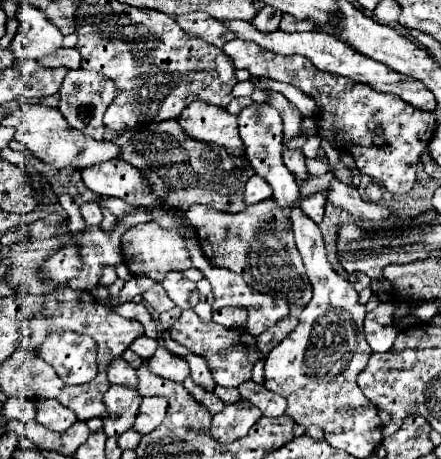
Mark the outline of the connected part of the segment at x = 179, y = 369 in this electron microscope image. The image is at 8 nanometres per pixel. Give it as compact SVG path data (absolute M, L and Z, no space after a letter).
M158 347L156 355L148 361L148 367L154 375L162 379L170 379L174 383L182 383L190 375L188 363L182 357L172 355L166 347Z

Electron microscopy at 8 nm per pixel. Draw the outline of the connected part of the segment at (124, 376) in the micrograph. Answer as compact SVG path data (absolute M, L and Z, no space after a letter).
M116 359L108 367L108 381L112 385L128 385L128 387L136 389L136 385L138 385L138 381L136 381L136 369L130 367L124 359Z

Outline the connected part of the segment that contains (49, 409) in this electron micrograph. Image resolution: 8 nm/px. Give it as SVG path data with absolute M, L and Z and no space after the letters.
M38 399L36 409L38 409L36 421L58 433L64 433L78 421L78 417L72 409L64 407L62 403L58 403L54 399Z

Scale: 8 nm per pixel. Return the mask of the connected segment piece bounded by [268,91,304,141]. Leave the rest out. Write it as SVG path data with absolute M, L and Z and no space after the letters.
M268 91L268 95L270 95L268 105L272 105L274 109L278 109L278 113L284 119L284 137L286 137L286 141L302 135L302 131L300 131L300 125L304 121L302 113L284 95L274 93L274 91Z

